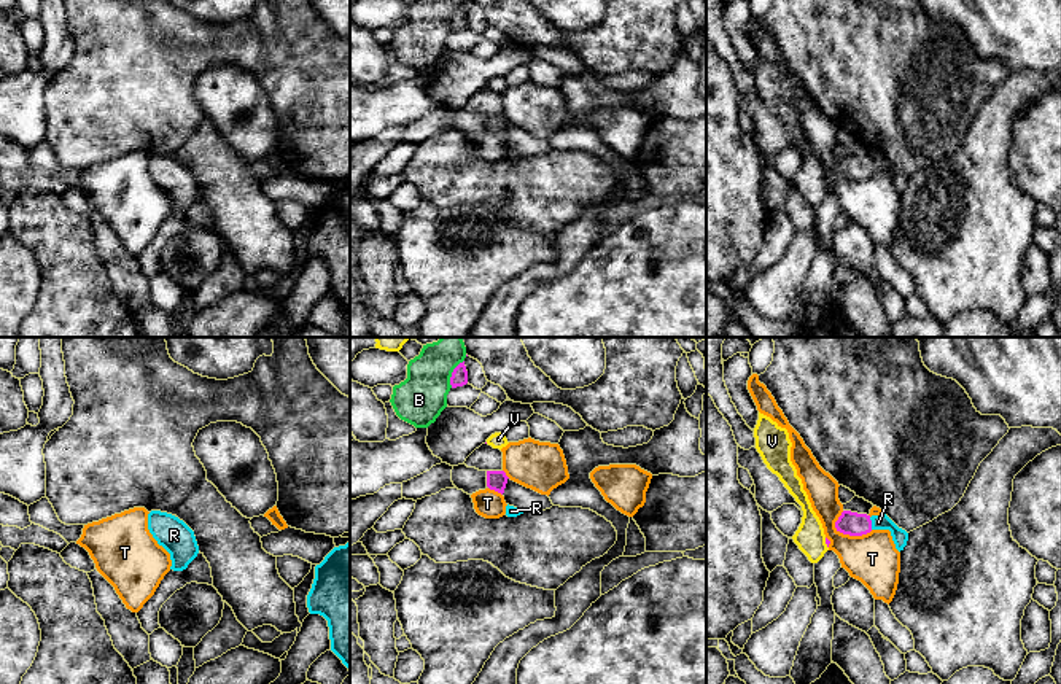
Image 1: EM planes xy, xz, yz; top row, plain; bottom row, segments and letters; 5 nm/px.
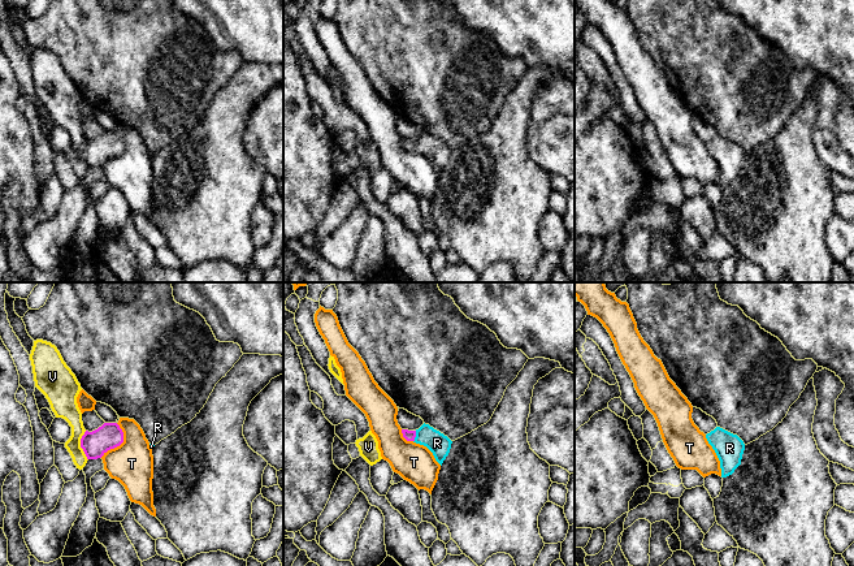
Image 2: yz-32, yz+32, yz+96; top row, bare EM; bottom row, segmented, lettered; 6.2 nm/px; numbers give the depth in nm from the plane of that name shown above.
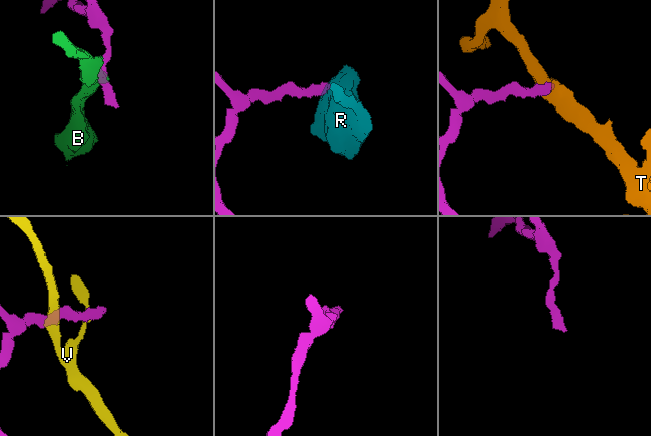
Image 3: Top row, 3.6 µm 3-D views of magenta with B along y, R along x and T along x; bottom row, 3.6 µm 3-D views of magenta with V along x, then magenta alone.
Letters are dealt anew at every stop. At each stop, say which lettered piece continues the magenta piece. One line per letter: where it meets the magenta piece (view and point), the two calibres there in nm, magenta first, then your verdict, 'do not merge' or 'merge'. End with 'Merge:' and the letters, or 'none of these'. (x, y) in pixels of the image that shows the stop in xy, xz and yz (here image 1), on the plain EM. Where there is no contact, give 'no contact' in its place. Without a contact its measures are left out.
B: xz (452, 18) | 80/240 nm | do not merge
R: yz (870, 167) | 120/80 nm | merge
T: yz (851, 178) | 120/260 nm | do not merge
V: yz (826, 186) | 20/150 nm | do not merge
Merge: R

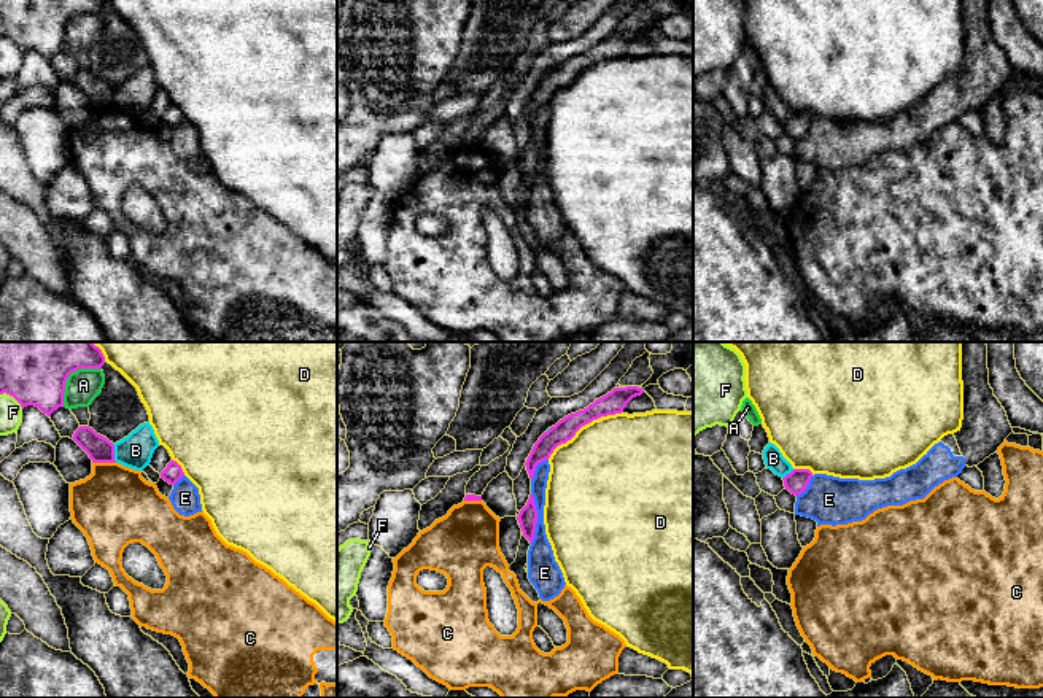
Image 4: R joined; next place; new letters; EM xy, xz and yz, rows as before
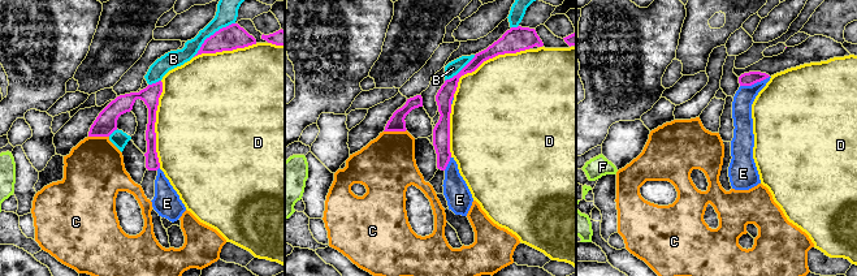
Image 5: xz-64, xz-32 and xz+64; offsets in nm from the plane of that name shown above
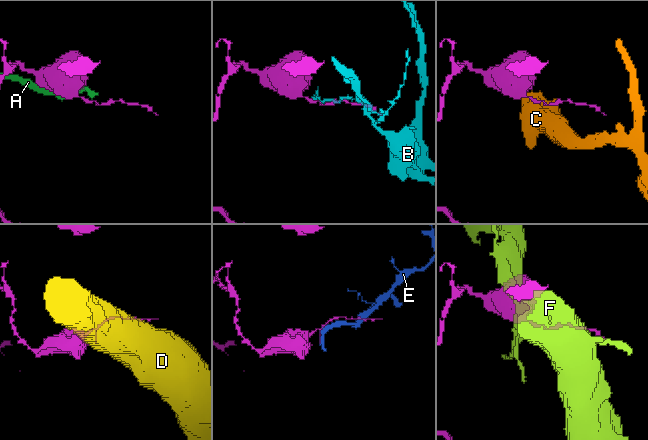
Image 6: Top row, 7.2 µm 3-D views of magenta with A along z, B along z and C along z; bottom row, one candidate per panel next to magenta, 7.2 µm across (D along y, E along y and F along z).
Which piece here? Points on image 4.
A: xy (69, 18) | 260/170 nm | do not merge
B: xy (113, 97) | 130/170 nm | do not merge
C: xy (104, 105) | 130/400 nm | do not merge
D: xz (582, 69) | 110/480 nm | do not merge
E: xz (536, 162) | 100/140 nm | do not merge
F: xy (11, 38) | 260/110 nm | do not merge
Merge: none of these

